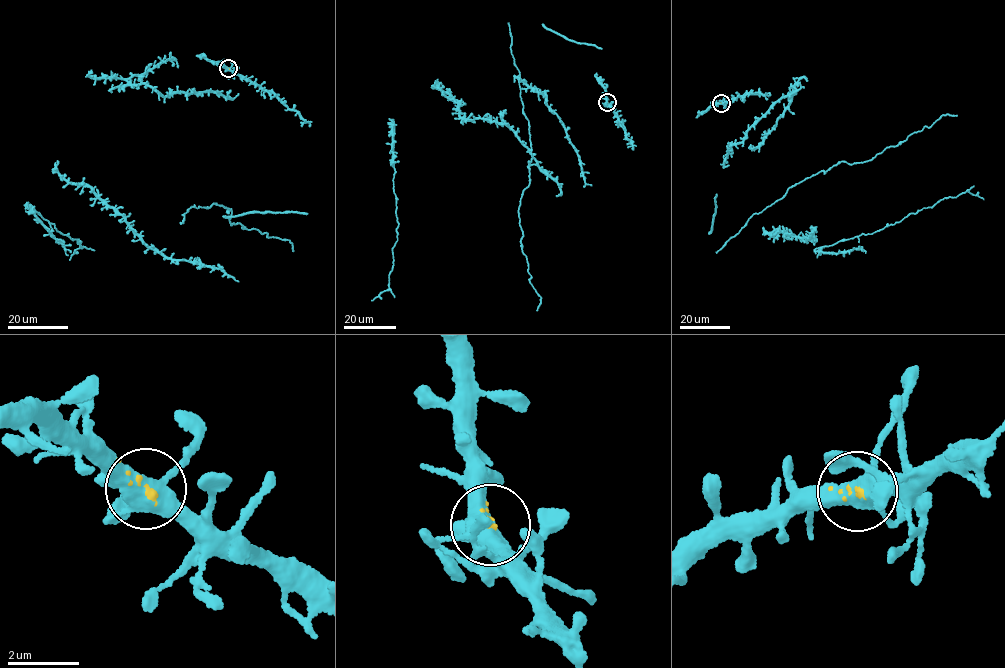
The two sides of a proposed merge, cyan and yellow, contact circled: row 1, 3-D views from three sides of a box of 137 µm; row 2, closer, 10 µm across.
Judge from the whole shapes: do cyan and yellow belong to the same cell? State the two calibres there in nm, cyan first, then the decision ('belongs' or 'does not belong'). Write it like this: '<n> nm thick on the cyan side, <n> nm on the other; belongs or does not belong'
460 nm thick on the cyan side, 80 nm on the other; belongs

